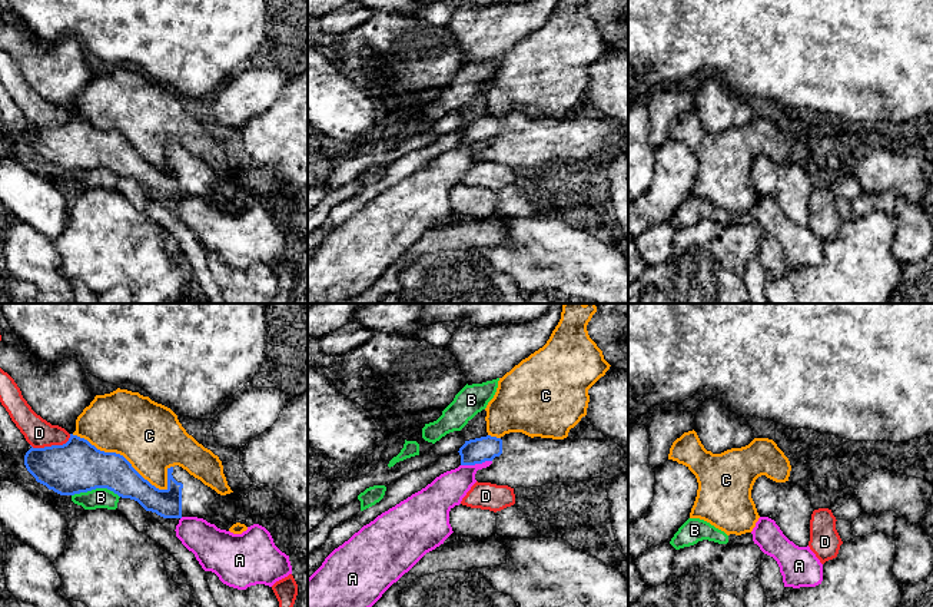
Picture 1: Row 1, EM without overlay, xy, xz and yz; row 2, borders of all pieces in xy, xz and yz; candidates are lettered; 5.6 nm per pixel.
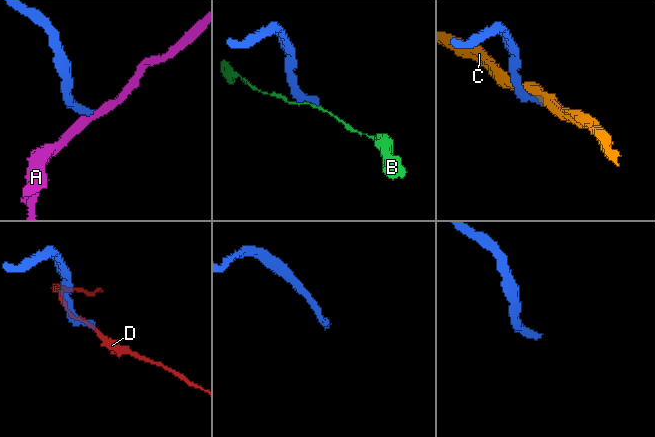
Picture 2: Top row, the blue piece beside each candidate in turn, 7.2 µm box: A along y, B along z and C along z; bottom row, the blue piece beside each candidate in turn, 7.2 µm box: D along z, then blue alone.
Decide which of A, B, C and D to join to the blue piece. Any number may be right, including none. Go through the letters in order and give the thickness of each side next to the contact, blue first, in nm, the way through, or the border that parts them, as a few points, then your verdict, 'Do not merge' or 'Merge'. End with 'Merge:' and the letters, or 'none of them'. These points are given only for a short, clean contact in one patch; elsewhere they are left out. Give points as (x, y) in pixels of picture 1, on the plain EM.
A: Thickness 140 nm (blue) against 190 nm. Do not merge
B: Thickness 300 nm (blue) against 110 nm. Boundary: xy (72, 173), (109, 168), (119, 176). Do not merge
C: Thickness 280 nm (blue) against 380 nm. Do not merge
D: Thickness 300 nm (blue) against 160 nm. Do not merge
Merge: none of them

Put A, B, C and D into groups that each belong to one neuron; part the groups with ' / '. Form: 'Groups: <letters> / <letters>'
Groups: A / B / C / D

